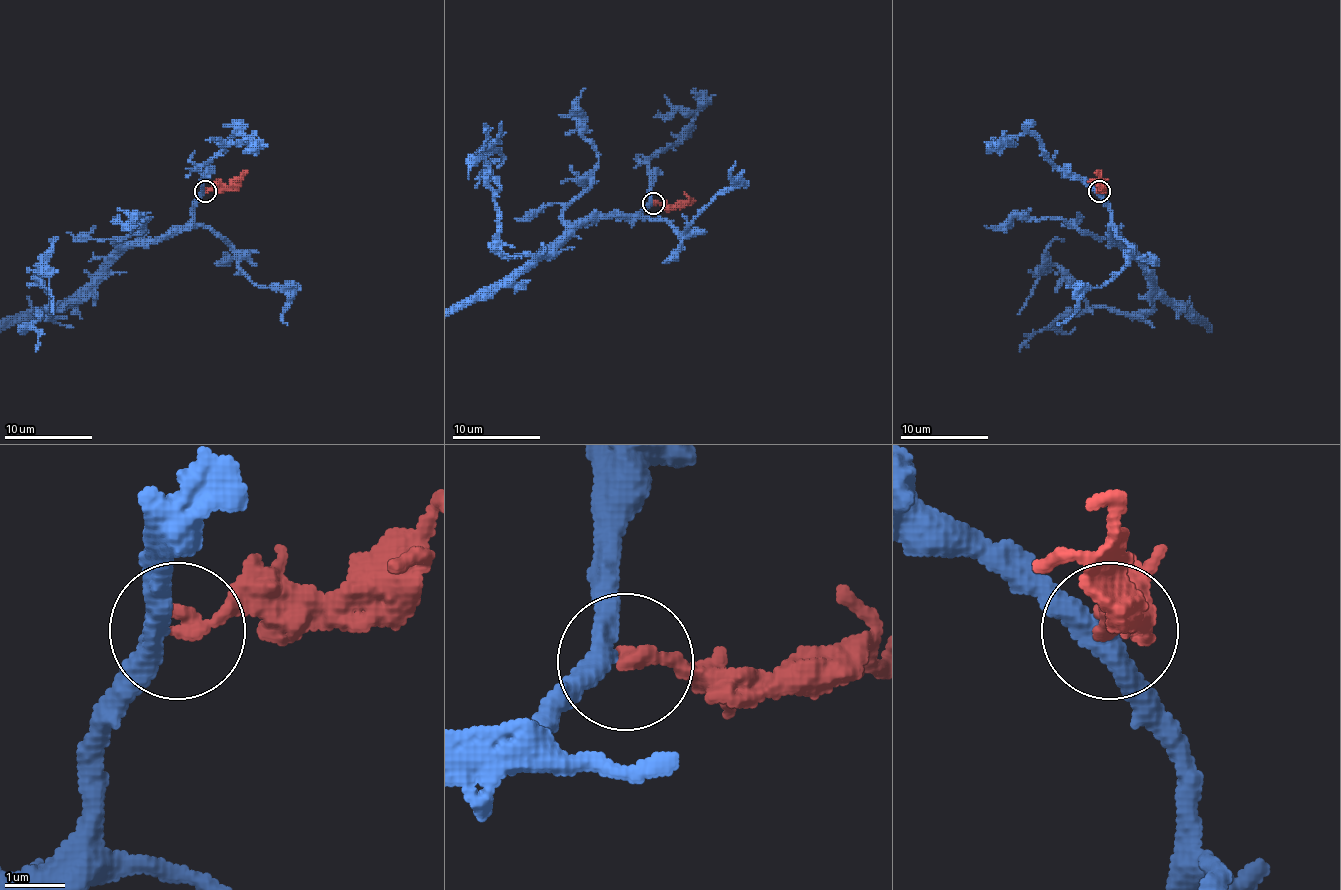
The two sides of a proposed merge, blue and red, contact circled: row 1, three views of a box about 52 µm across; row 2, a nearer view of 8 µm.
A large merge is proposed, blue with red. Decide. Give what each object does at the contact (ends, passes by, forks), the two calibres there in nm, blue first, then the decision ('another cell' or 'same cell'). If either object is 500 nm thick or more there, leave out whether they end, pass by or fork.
blue passes by; red ends; calibres 360 and 260 nm; same cell

